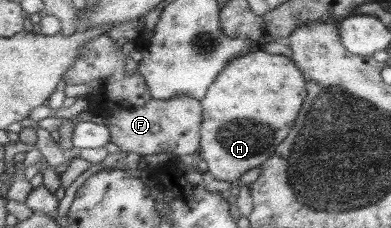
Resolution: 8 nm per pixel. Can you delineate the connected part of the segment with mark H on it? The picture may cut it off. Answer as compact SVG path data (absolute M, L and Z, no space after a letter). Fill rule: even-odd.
M258 47L238 58L238 61L226 65L226 68L218 73L214 84L210 85L201 102L203 117L199 151L202 159L208 164L210 174L216 180L232 183L250 169L262 166L294 125L294 119L298 117L307 95L305 86L302 73L290 58L271 55Z

